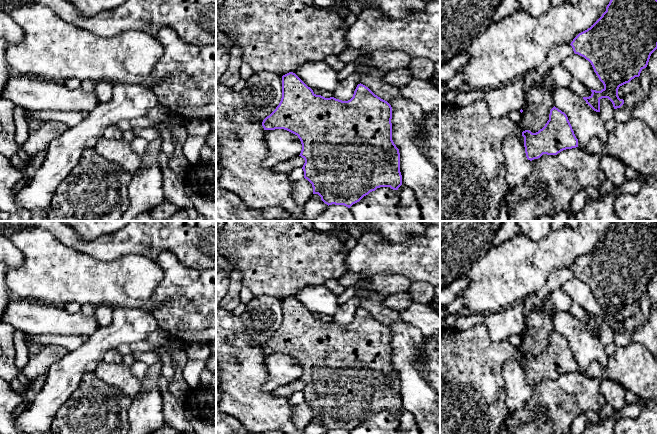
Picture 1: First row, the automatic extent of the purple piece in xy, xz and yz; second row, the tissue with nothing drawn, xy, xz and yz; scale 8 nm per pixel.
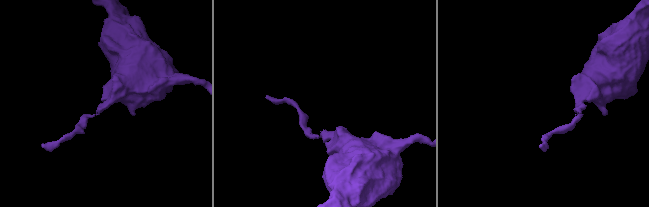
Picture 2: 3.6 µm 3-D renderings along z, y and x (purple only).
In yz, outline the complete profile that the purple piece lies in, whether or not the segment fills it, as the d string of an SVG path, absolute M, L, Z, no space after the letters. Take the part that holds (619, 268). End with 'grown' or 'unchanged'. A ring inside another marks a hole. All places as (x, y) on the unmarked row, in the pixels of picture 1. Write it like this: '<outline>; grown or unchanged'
M613 221L602 240L587 254L579 257L570 268L575 278L588 284L604 312L592 314L589 321L583 321L586 327L596 336L600 336L600 324L608 322L614 333L620 332L624 324L618 320L620 310L639 301L647 291L651 278L657 273L657 221Z; unchanged

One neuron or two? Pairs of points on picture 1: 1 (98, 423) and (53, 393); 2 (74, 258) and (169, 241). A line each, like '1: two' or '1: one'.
1: two
2: two

